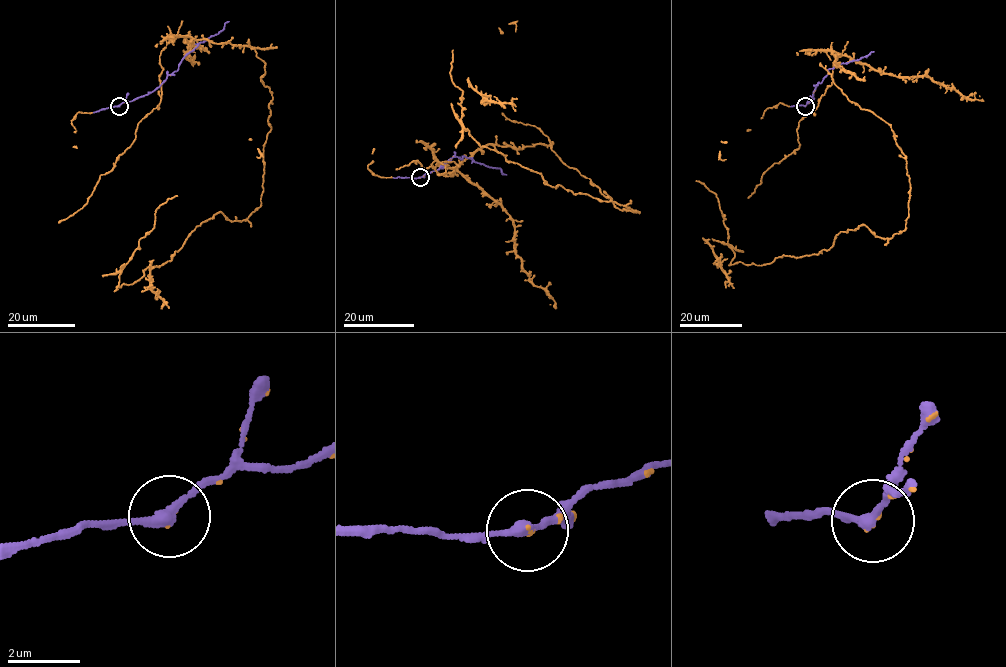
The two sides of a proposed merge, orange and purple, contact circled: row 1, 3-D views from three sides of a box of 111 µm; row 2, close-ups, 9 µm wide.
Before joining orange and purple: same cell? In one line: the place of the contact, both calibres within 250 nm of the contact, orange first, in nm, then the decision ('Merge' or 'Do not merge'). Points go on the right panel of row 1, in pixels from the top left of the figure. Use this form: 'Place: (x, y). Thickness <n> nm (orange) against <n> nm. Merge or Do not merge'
Place: (805, 106). Thickness 40 nm (orange) against 240 nm. Merge

